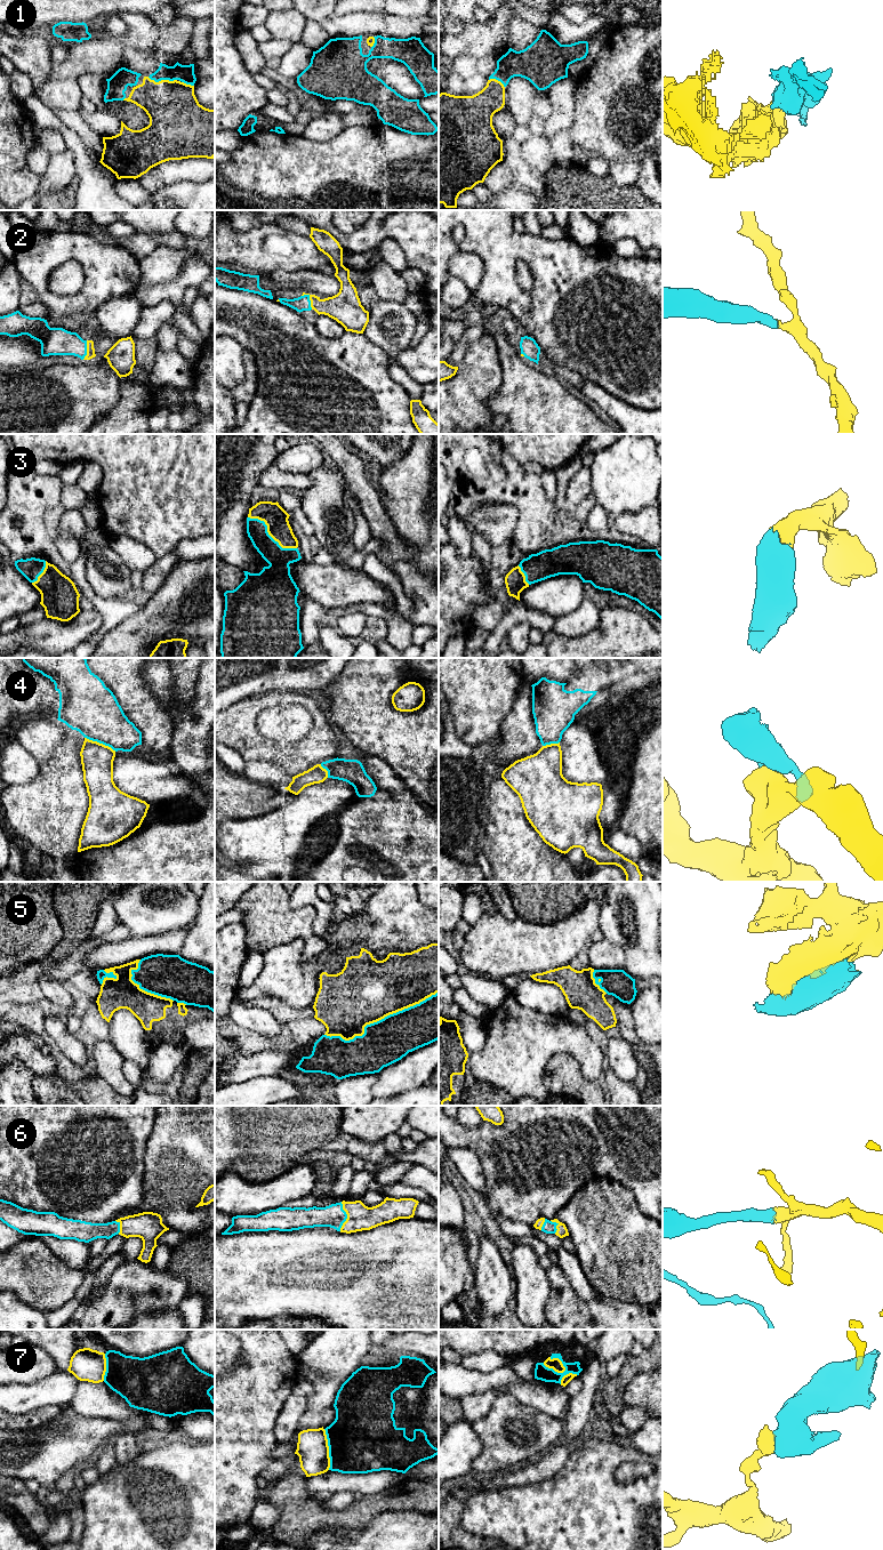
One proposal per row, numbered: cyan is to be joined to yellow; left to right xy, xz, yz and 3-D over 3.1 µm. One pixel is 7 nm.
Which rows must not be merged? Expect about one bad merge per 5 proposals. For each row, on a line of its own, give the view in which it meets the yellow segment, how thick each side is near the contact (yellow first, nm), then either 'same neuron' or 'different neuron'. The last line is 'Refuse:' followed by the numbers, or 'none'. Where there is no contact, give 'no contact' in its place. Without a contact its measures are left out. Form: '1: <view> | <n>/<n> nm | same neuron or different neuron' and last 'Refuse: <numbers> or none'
1: xy | 360/130 nm | same neuron
2: xz | 220/110 nm | same neuron
3: xz | 170/160 nm | same neuron
4: xy | 220/360 nm | different neuron
5: xz | 440/320 nm | different neuron
6: xz | 180/160 nm | same neuron
7: yz | 80/100 nm | different neuron
Refuse: 4, 5, 7

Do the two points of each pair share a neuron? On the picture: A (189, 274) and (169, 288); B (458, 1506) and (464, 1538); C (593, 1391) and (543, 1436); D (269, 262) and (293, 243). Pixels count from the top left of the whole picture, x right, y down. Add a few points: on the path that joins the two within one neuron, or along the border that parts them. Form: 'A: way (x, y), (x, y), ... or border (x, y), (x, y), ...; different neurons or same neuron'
A: way (184, 279), (174, 288); same neuron
B: way (455, 1514), (456, 1530); same neuron
C: border (562, 1420), (564, 1431); different neurons
D: way (274, 256), (280, 250), (287, 249); same neuron

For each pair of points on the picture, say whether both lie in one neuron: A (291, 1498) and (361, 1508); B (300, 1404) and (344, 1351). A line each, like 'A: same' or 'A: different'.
A: same
B: different

